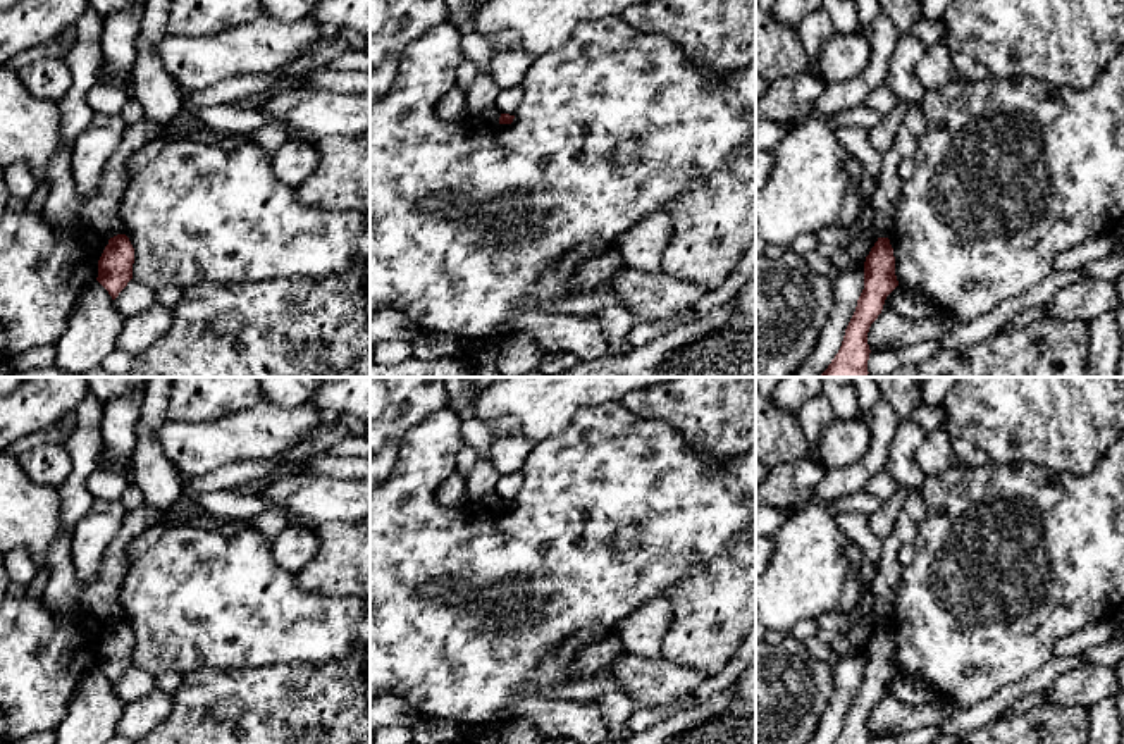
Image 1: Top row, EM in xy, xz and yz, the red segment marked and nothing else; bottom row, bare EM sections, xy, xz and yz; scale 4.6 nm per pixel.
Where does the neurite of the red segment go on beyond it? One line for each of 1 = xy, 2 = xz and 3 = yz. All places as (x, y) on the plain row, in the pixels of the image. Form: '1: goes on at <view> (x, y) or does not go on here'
1: does not go on here
2: does not go on here
3: does not go on here

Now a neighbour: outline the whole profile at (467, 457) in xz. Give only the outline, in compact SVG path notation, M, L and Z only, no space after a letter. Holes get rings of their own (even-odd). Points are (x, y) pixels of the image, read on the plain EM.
M463 444L456 455L456 472L468 477L479 462L479 451L468 444Z

